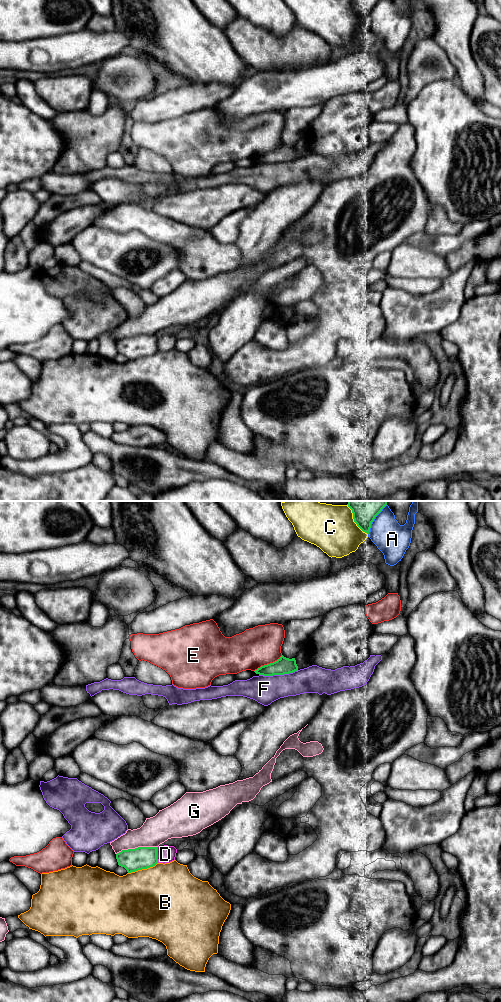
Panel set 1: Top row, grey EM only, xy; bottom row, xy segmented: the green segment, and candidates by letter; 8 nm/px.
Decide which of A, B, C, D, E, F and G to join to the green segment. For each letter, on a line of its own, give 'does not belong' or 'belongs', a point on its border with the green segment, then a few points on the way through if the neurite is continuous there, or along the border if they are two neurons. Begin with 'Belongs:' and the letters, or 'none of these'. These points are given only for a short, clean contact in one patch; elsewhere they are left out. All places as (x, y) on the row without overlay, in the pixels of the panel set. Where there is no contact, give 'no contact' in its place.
Belongs: none of these
A: does not belong; meets green in xy at (371, 11)
B: does not belong; meets green in xy at (142, 356)
C: does not belong; meets green in xy at (356, 11)
D: does not belong; meets green in xy at (156, 343)
E: does not belong; meets green in xy at (268, 152)
F: does not belong; meets green in xy at (278, 162); border along xy (298, 158), (292, 161), (259, 163)
G: does not belong; meets green in xy at (136, 336); border along xy (156, 334), (138, 334), (122, 337), (116, 342)

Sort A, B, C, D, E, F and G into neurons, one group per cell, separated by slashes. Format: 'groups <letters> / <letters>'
groups A G / B / C / D / E / F

